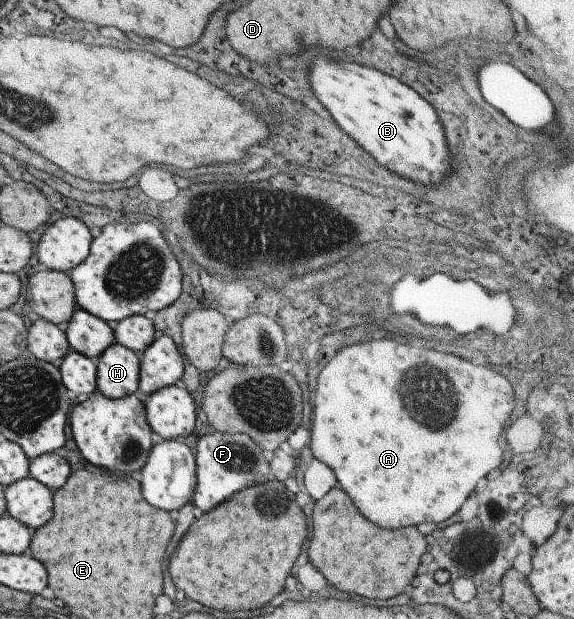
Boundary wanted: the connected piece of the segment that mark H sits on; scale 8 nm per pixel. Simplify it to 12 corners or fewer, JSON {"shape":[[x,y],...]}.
{"shape":[[115,341],[95,359],[112,400],[139,389],[140,353]]}

